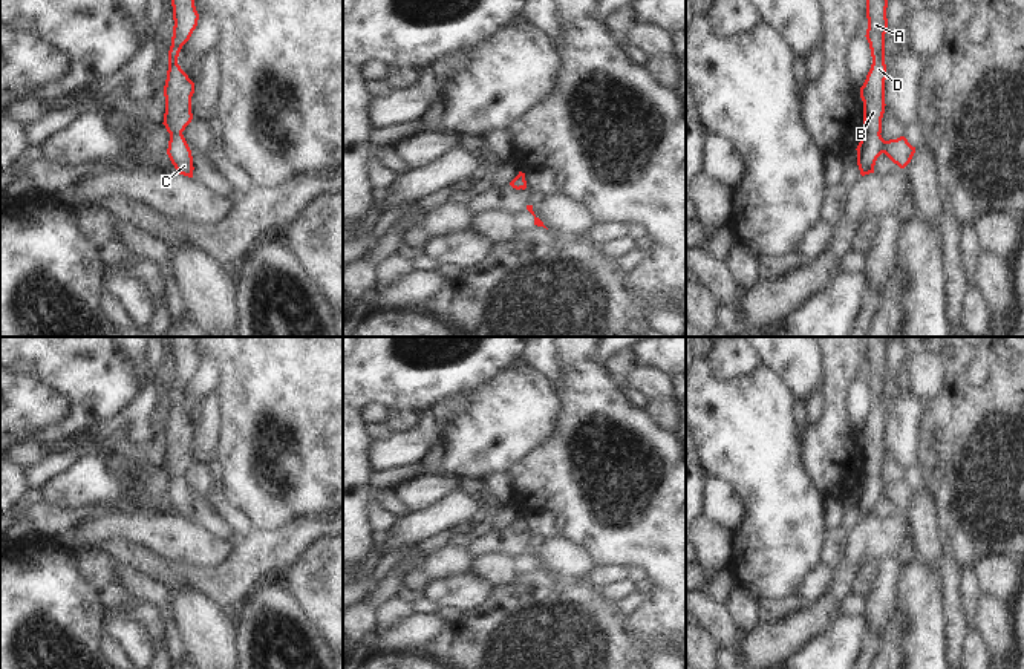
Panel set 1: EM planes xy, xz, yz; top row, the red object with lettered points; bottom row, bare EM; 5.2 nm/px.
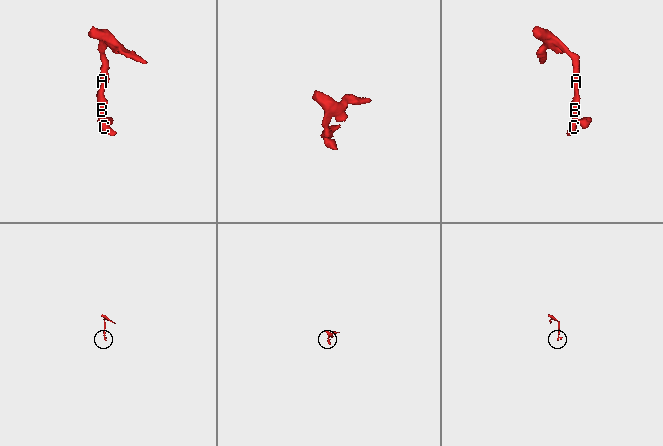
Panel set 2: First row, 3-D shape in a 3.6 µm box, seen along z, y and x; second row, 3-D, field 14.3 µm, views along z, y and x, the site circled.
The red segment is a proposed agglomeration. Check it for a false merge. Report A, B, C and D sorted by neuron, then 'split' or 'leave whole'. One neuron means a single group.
A B C D; leave whole

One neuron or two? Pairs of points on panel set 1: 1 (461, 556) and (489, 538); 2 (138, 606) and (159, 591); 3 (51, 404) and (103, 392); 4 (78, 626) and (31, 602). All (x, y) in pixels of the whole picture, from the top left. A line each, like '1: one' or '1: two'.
1: two
2: two
3: two
4: one

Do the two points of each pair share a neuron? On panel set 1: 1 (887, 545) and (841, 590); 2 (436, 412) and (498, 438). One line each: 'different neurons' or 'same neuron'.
1: same neuron
2: different neurons

